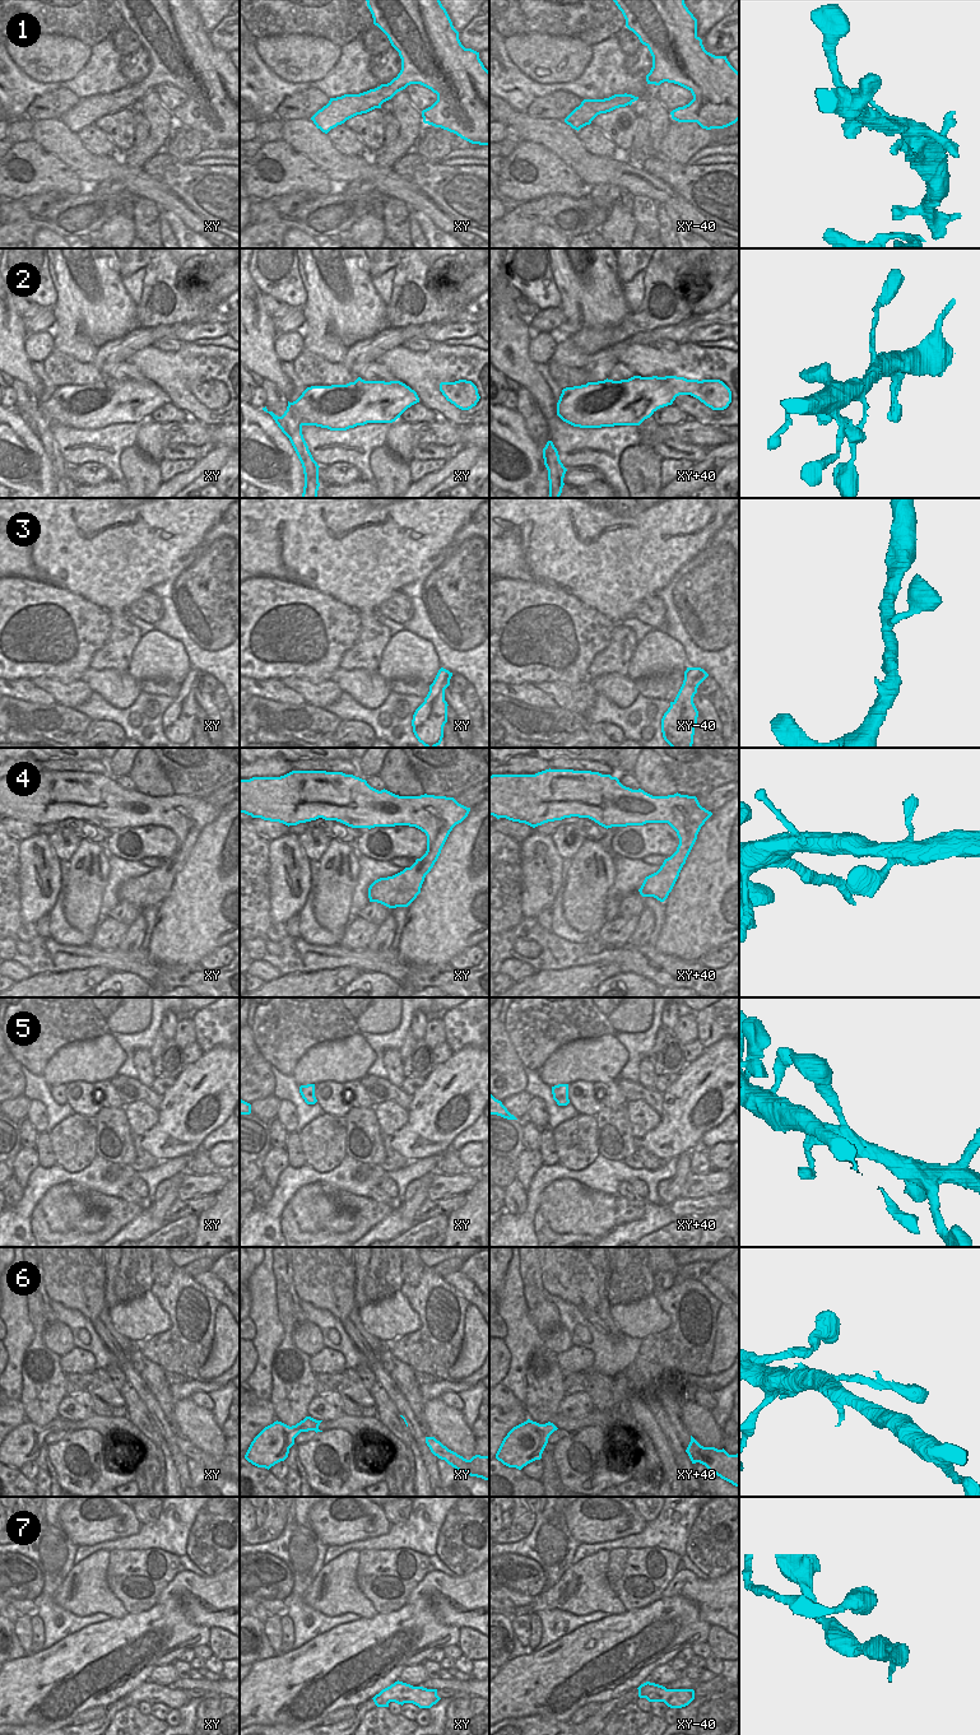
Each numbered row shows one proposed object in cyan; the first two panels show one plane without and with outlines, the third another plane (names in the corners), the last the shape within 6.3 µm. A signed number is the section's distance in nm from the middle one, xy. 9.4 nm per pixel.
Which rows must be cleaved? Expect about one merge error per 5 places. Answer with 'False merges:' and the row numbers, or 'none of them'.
False merges: none of them

